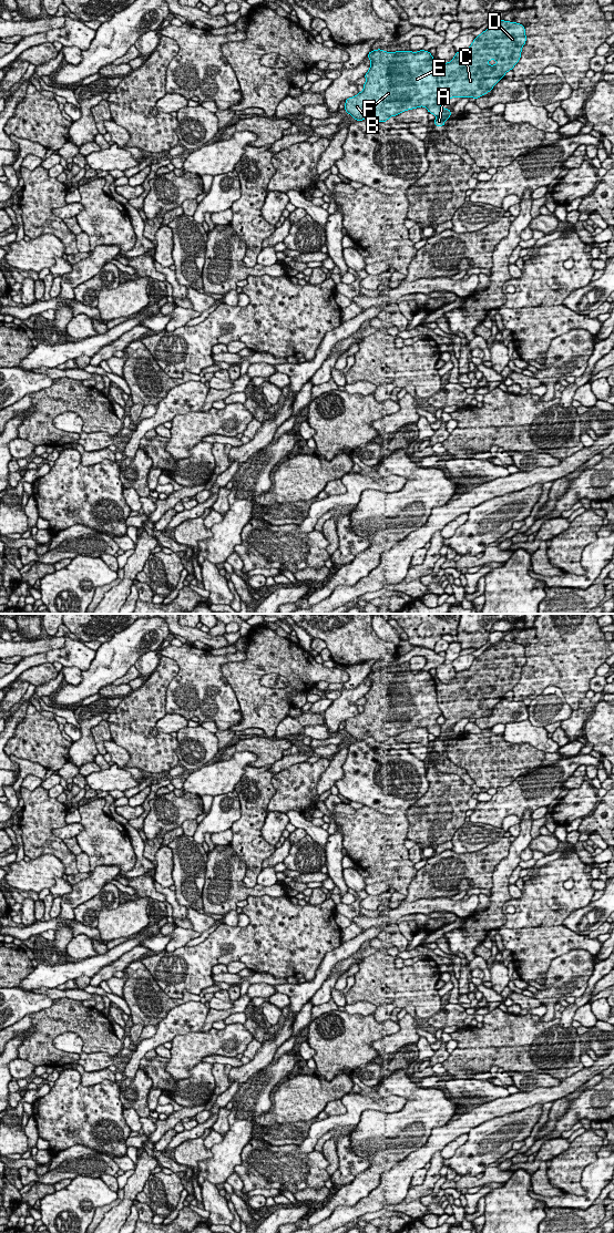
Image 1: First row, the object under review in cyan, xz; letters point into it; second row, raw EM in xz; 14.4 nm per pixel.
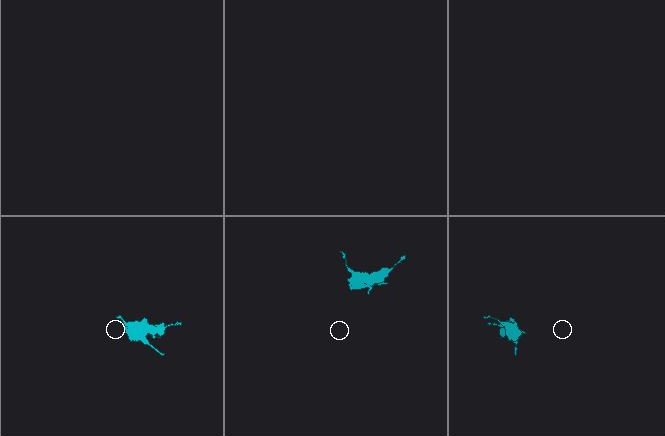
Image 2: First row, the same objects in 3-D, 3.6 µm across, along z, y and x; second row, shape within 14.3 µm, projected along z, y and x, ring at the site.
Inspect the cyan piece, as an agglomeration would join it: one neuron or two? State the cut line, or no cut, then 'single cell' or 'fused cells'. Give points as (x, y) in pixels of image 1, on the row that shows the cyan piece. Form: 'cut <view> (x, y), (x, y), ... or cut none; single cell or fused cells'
cut xz (436, 63), (437, 83), (442, 94); fused cells

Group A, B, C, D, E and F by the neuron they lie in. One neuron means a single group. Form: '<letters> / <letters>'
A C D / B E F

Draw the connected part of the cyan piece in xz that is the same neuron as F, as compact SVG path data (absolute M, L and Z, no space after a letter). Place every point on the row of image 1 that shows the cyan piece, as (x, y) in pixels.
M378 49L370 51L367 56L370 59L371 65L365 74L367 81L364 84L364 91L345 101L346 112L356 121L372 116L378 122L386 122L390 116L420 106L424 106L429 113L436 116L440 115L441 105L437 99L442 95L442 92L438 84L437 63L429 51L386 52Z

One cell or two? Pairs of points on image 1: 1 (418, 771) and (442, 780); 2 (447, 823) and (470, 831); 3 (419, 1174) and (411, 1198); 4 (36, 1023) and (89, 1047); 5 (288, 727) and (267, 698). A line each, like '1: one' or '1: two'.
1: two
2: two
3: two
4: one
5: two

